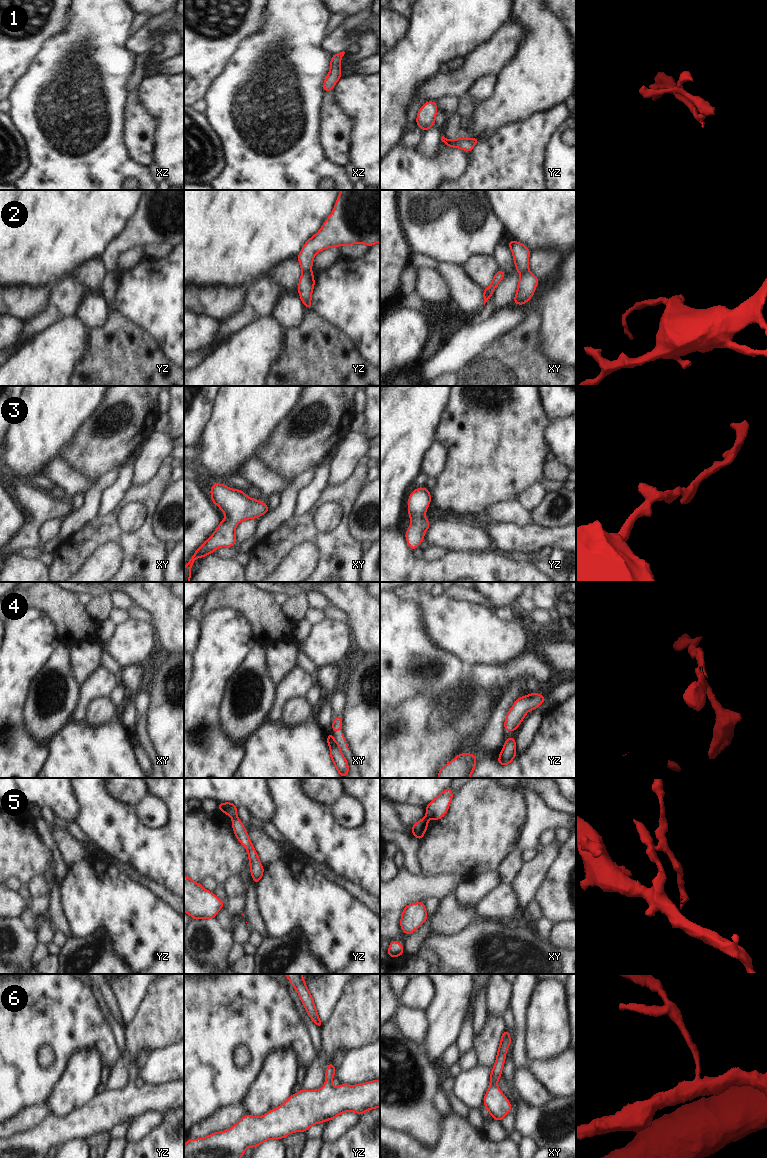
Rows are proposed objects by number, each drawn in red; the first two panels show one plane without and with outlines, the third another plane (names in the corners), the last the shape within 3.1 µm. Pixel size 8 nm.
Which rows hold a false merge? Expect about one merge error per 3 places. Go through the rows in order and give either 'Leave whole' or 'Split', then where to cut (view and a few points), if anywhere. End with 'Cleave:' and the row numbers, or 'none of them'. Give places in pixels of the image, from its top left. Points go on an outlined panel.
1: Leave whole. No split
2: Split. Split along yz (302, 271), (311, 272)
3: Leave whole. No split
4: Split. Split along xy (334, 741), (339, 749)
5: Split. Split along yz (232, 817), (237, 818)
6: Leave whole. No split
Cleave: 2, 4, 5.

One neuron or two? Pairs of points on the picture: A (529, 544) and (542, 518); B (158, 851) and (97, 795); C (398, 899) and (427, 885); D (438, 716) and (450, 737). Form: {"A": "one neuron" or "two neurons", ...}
{"A": "two neurons", "B": "one neuron", "C": "one neuron", "D": "two neurons"}

